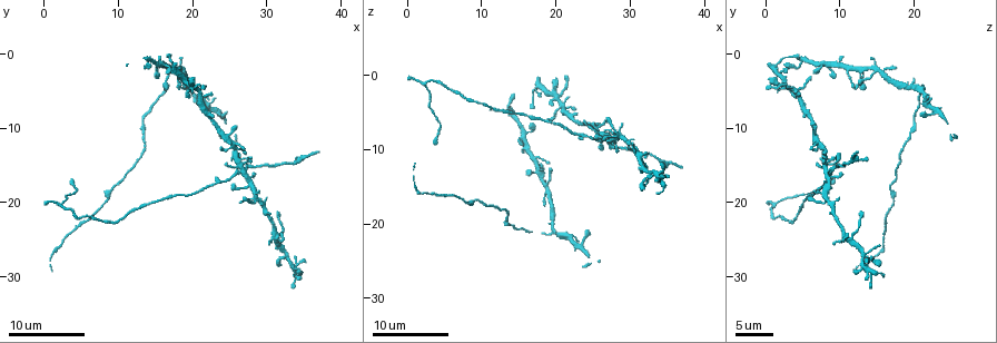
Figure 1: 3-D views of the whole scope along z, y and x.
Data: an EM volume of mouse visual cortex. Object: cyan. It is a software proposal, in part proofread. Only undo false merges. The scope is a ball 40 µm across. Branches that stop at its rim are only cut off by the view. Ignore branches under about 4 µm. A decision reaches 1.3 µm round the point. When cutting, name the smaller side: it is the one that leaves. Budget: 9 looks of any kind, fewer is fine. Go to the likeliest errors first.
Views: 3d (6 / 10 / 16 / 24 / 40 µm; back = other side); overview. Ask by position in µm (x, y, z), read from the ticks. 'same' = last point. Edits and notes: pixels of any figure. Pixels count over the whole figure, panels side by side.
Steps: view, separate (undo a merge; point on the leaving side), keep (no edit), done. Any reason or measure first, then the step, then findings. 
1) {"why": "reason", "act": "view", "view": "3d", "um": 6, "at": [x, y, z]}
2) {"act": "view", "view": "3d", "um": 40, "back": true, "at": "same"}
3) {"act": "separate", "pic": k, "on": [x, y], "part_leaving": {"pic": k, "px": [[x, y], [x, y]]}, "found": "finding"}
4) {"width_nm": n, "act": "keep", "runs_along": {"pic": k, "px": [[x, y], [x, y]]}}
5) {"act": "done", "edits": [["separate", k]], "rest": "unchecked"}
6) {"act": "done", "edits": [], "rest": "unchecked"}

{"why": "four arms meet", "act": "view", "view": "3d", "um": 10, "at": [27.0, 16.0, 8.5]}

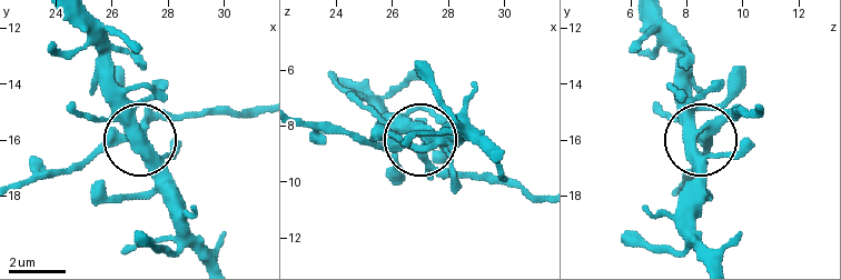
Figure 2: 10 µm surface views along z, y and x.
{"side_arm_um": 21, "act": "keep", "found": "all the same neuron"}

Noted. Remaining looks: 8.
{"why": "four or more arms meet", "act": "view", "view": "3d", "um": 16, "at": [21.0, 5.0, 4.0]}

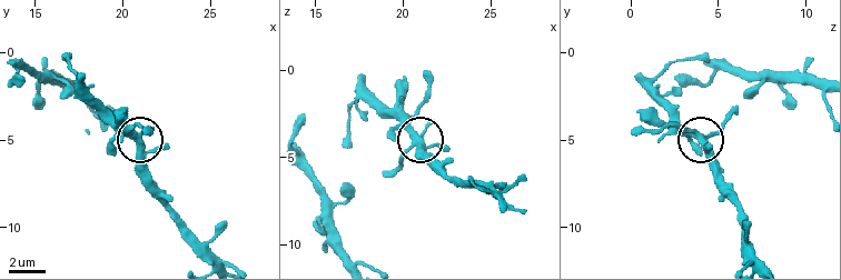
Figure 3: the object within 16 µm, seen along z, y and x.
{"act": "view", "view": "3d", "um": 6, "at": [20.9, 5.1, 4.2]}

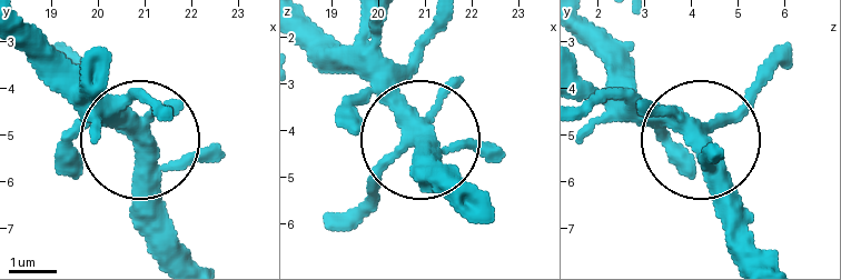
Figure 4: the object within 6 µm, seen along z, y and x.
{"arms": 5, "act": "keep", "runs_along": {"pic": 4, "px": [[327, 224], [358, 212], [411, 141], [315, 37]]}, "found": "all the same neuron"}

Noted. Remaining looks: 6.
{"why": "a narrow waist", "act": "view", "view": "3d", "um": 10, "at": [5.5, 21.5, 1.5]}

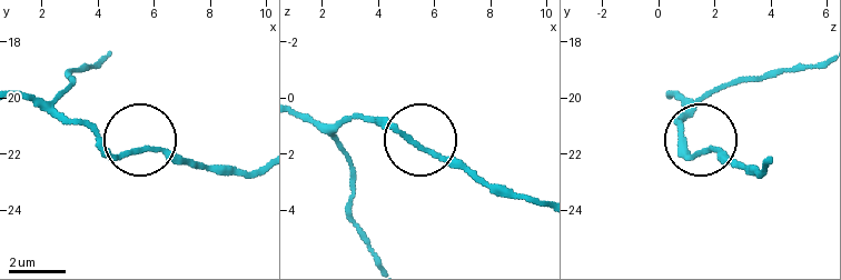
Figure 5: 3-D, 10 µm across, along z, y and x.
{"act": "keep", "runs_along": {"pic": 5, "px": [[261, 164], [211, 172], [155, 150], [111, 150], [92, 131]]}, "found": "all the same neuron"}

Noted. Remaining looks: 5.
{"why": "thick turns thin", "act": "view", "view": "3d", "um": 10, "at": [8.5, 19.5, 17.5]}

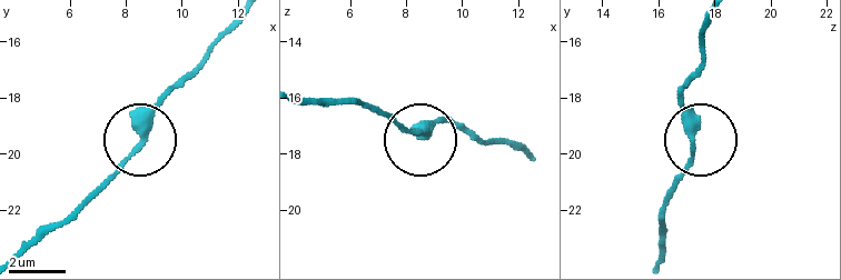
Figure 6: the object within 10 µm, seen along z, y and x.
{"act": "keep", "found": "all the same neuron"}

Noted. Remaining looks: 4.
{"act": "done", "edits": [], "rest": "unchecked"}

